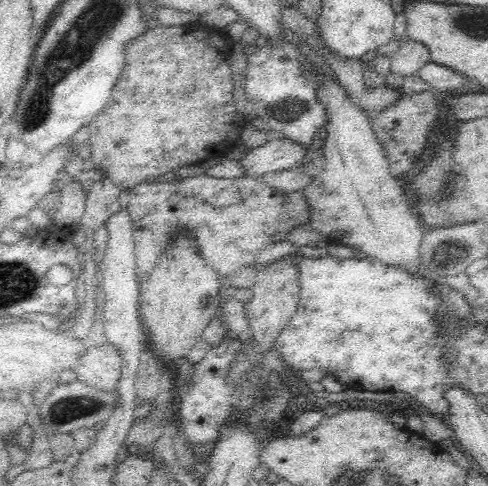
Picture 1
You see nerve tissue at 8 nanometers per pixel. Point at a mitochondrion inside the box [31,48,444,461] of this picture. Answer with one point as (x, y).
(265, 397)

